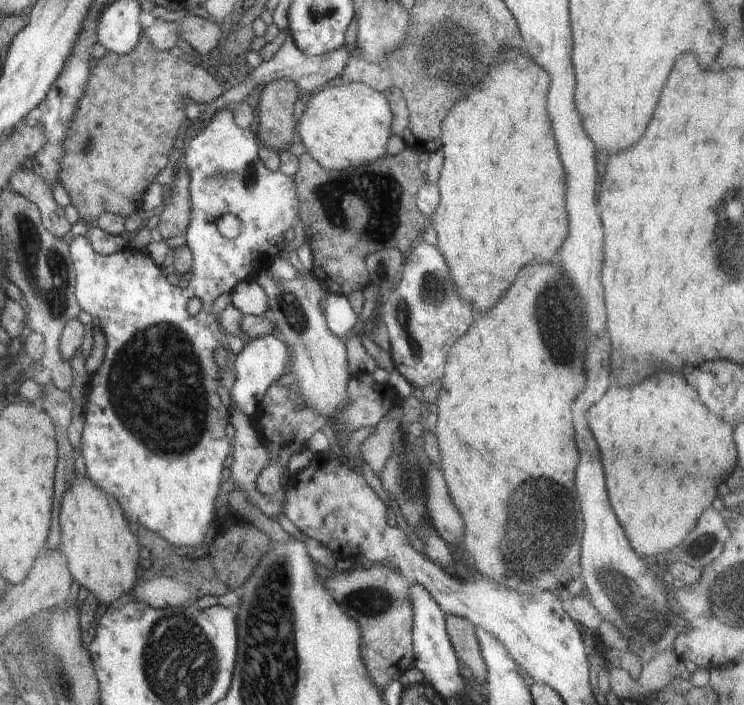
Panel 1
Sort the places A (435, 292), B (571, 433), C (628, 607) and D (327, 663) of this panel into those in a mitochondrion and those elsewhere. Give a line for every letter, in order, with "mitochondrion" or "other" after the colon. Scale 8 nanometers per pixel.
A: mitochondrion
B: other
C: mitochondrion
D: other

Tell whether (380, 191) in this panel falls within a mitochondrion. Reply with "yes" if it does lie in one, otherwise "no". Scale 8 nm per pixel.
yes

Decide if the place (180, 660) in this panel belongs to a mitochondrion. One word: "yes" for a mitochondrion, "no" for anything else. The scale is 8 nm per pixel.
yes

